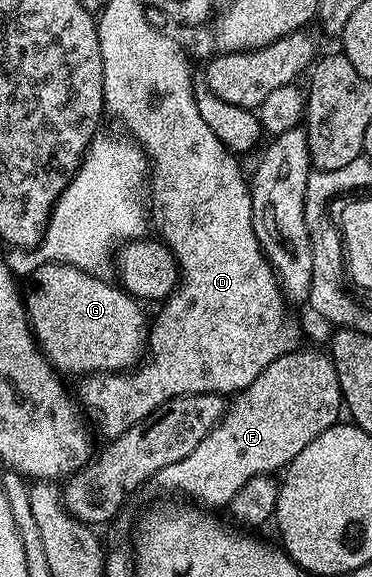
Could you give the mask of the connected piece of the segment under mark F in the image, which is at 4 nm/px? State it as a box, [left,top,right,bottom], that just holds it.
[152,349,343,509]

